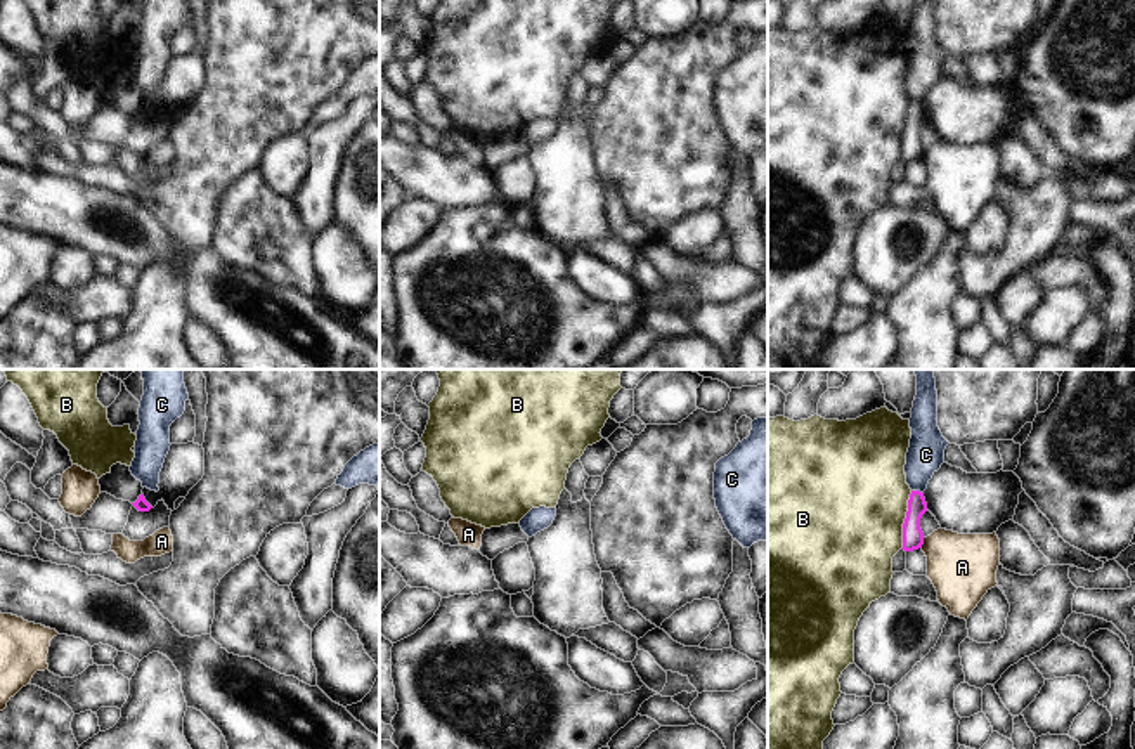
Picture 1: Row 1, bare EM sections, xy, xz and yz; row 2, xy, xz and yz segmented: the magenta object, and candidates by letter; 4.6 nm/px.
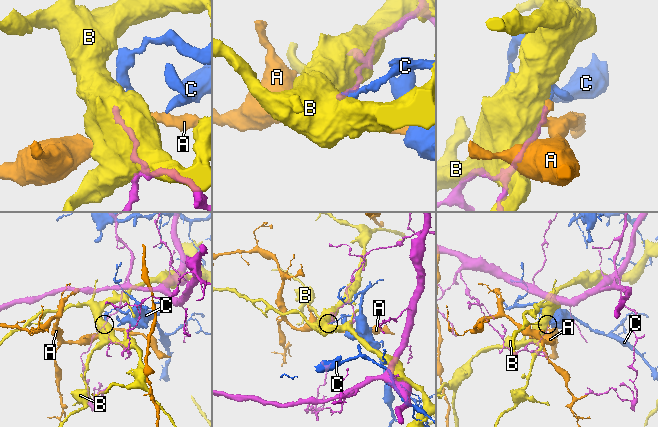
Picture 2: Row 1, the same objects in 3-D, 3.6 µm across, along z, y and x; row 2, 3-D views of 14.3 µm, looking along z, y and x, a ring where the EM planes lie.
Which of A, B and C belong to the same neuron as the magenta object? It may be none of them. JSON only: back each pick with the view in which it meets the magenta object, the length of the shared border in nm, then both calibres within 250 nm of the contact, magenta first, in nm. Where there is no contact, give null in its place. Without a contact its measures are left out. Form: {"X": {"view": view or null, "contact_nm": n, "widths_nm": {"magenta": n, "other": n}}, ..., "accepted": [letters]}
{"accepted": []}

